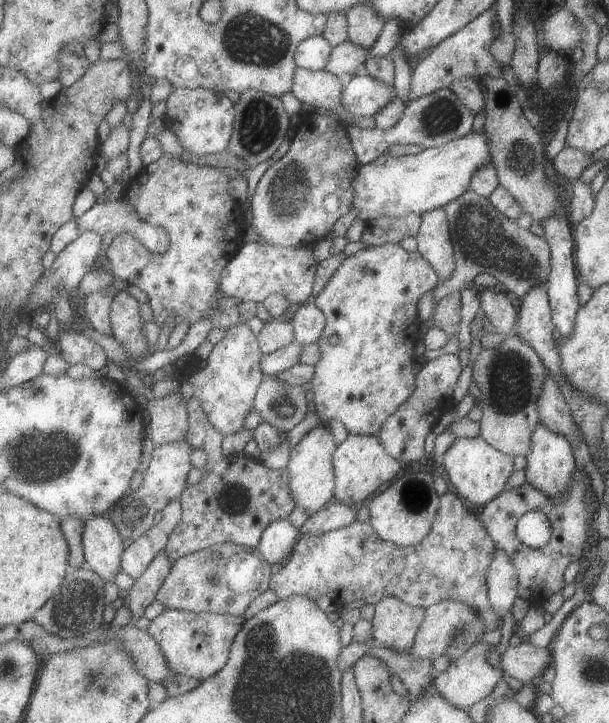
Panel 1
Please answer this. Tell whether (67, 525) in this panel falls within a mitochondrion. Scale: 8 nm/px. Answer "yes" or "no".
no

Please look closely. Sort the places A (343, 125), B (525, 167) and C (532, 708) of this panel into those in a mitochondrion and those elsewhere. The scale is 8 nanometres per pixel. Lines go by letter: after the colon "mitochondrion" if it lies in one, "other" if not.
A: other
B: mitochondrion
C: other

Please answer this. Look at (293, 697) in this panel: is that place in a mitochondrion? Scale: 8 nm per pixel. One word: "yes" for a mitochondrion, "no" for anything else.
yes

